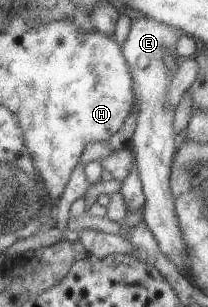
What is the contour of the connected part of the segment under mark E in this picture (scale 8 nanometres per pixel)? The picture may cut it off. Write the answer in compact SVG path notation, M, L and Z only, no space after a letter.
M143 16L131 22L127 39L123 42L122 51L131 70L133 78L133 98L137 105L136 127L129 141L135 154L139 178L145 194L143 220L151 230L160 252L175 264L176 269L185 274L188 246L185 246L184 234L181 234L177 214L175 214L175 196L171 194L171 162L178 143L178 135L173 128L176 108L165 106L167 86L171 82L171 72L168 70L168 58L178 60L177 40L183 32L163 22L155 21L149 16Z

